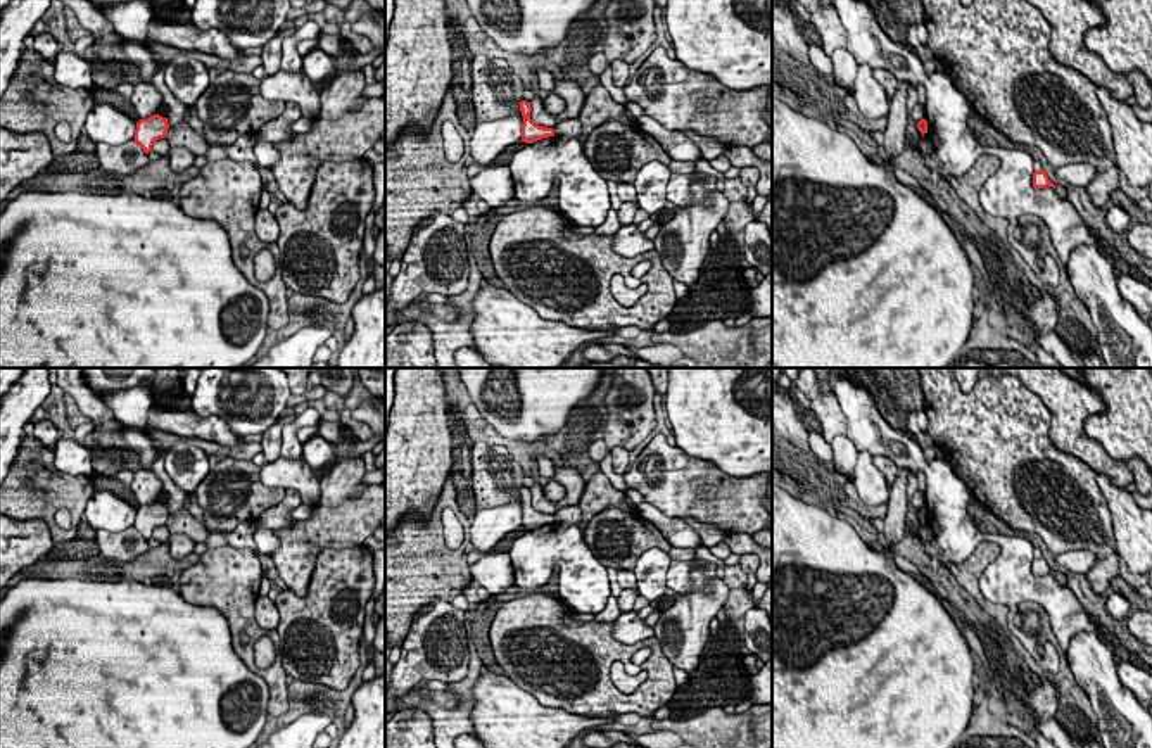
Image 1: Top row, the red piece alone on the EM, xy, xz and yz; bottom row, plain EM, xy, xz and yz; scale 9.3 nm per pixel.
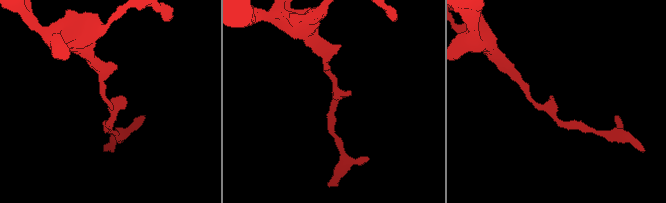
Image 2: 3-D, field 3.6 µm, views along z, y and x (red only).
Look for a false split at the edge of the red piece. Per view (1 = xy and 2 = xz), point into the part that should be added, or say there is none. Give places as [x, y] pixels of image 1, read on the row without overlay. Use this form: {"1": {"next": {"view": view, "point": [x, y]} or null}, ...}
{"1": {"next": null}, "2": {"next": null}}

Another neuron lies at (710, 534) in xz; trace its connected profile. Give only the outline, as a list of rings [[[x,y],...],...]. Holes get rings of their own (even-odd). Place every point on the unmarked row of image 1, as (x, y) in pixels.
[[[684,517],[682,518],[691,529],[694,529],[699,537],[701,537],[701,542],[703,546],[706,548],[712,548],[715,544],[718,544],[720,541],[725,539],[725,534],[717,527],[717,525],[712,525],[712,523],[701,523],[694,518],[689,518],[689,517]]]

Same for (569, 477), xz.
[[[563,463],[561,466],[554,465],[553,480],[560,482],[567,491],[565,498],[554,503],[556,510],[579,504],[585,487],[585,480],[577,468],[568,466],[567,463]]]

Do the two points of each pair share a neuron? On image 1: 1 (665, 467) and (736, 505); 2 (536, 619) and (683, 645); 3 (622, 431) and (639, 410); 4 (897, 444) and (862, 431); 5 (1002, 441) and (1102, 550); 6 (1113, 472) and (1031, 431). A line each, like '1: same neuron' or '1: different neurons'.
1: same neuron
2: different neurons
3: same neuron
4: same neuron
5: same neuron
6: different neurons

